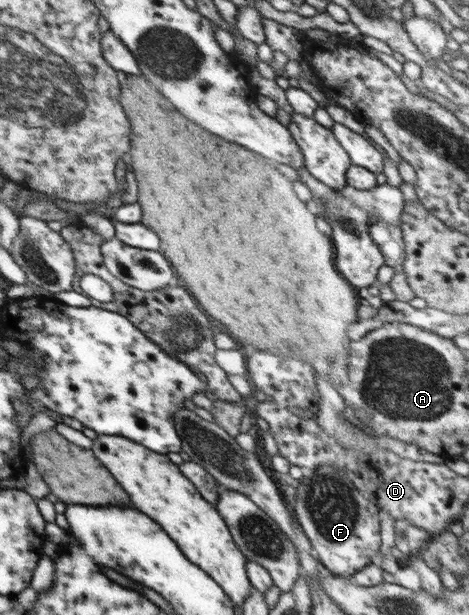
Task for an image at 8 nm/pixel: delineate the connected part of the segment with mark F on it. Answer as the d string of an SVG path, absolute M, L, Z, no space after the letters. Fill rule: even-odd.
M320 465L306 472L297 486L294 516L304 530L312 548L318 553L318 560L338 577L350 577L376 560L381 545L380 508L359 491L346 473L339 472L336 466Z

